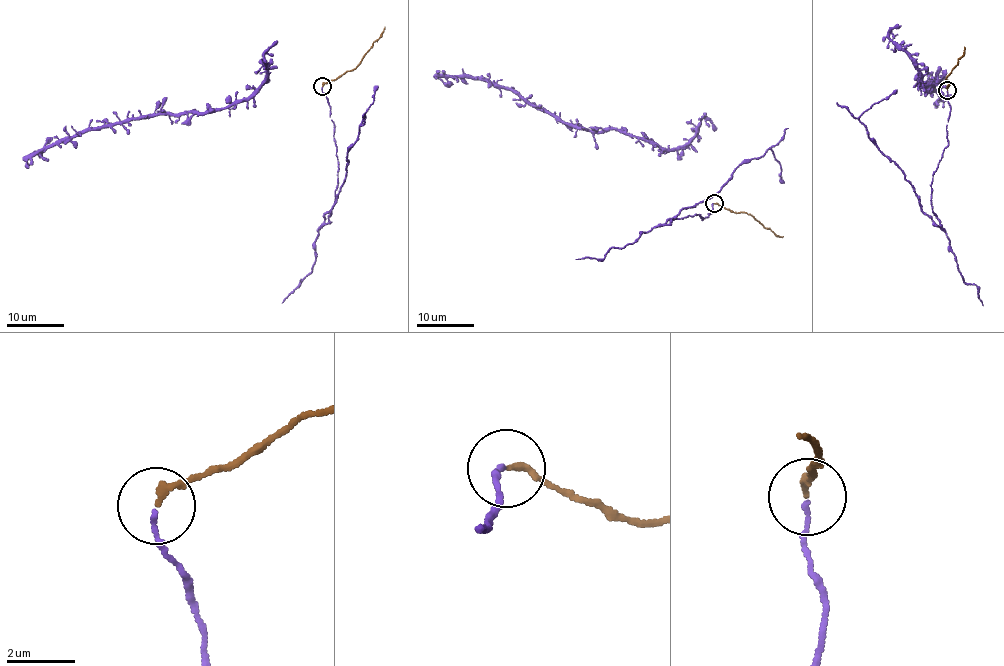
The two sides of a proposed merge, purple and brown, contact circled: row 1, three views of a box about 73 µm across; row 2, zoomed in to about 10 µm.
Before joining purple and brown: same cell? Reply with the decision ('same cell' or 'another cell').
same cell

